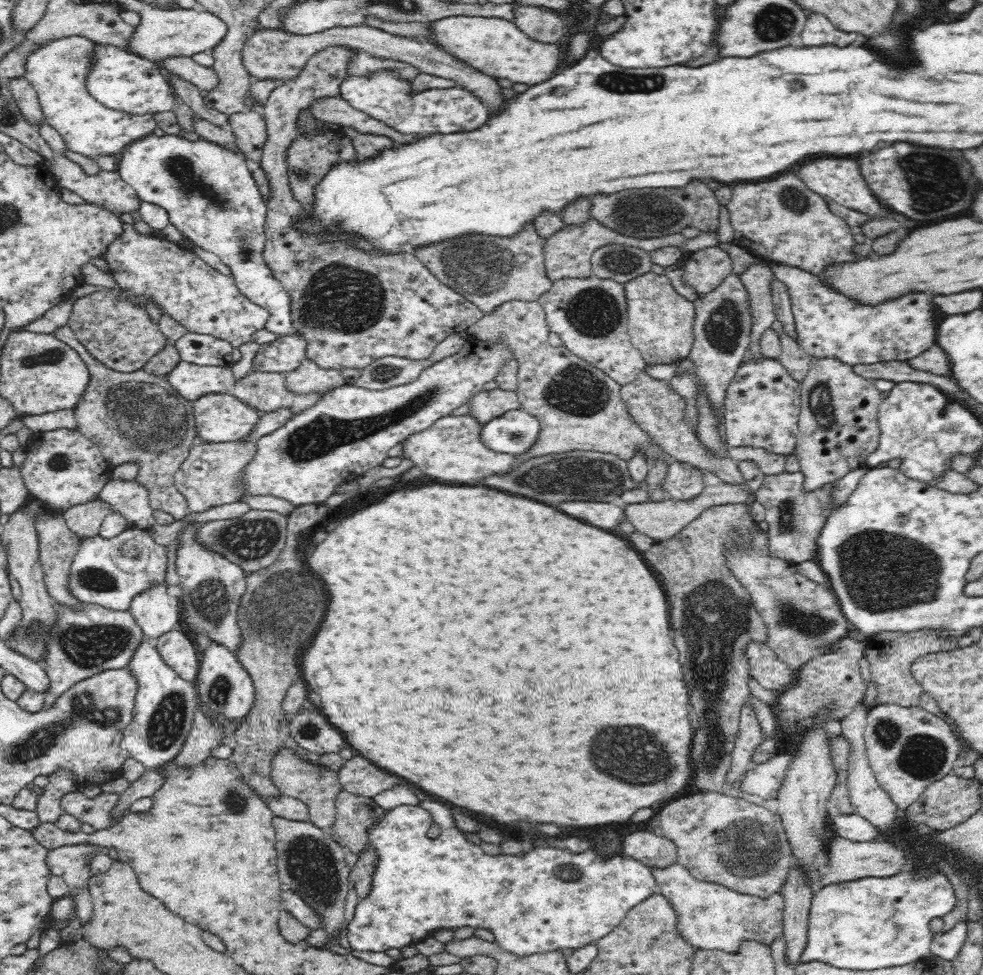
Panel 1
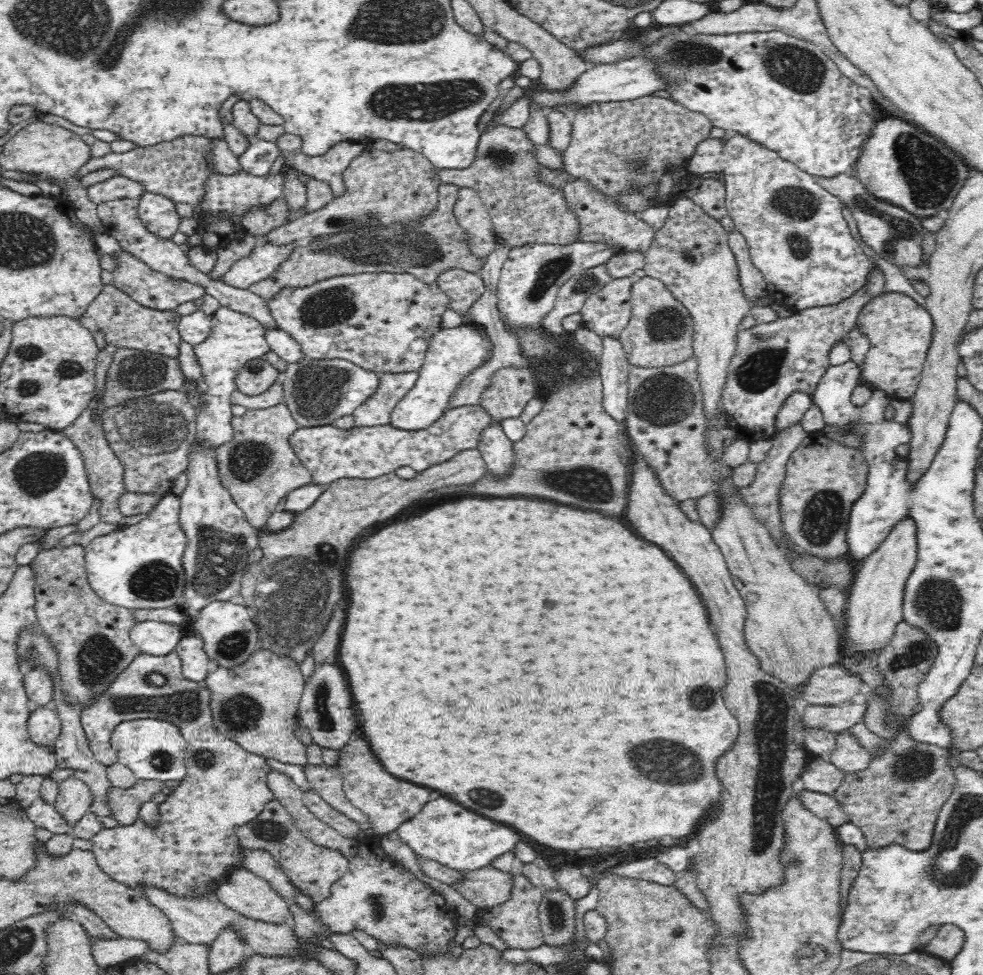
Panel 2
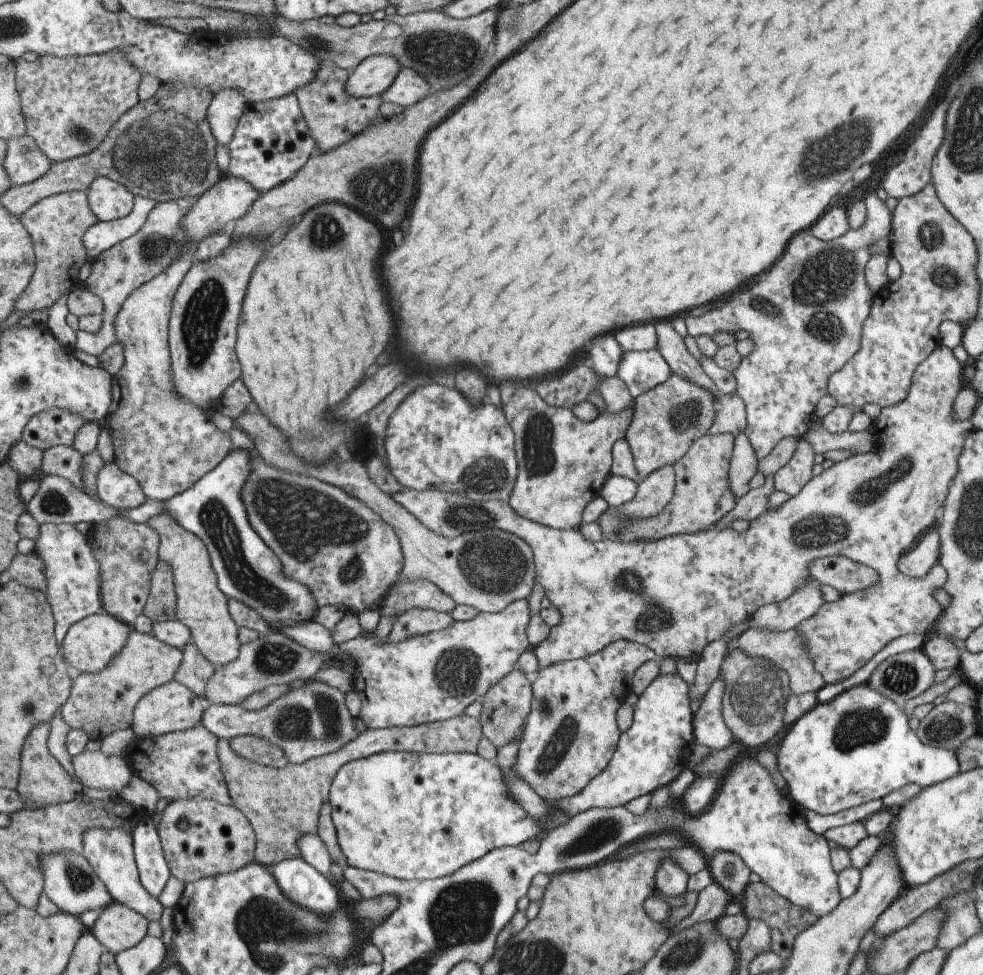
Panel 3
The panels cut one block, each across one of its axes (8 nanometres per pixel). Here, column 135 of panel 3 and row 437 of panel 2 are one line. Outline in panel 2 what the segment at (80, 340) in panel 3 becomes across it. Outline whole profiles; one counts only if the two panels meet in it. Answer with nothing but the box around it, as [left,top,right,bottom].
[213,402,313,529]

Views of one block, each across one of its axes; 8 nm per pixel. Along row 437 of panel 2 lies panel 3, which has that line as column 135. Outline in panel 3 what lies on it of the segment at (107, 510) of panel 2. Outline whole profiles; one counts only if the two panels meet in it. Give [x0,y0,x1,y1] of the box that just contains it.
[15,50,142,162]

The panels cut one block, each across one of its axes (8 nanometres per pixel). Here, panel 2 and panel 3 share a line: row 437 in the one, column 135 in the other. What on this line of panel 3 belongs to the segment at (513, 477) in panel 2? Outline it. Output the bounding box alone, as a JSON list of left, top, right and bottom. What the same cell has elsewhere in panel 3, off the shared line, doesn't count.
[85,516,158,628]

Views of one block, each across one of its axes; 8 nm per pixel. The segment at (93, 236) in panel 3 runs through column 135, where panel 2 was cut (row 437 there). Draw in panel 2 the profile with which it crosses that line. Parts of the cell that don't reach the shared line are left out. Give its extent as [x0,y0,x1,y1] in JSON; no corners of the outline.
[193,306,270,450]

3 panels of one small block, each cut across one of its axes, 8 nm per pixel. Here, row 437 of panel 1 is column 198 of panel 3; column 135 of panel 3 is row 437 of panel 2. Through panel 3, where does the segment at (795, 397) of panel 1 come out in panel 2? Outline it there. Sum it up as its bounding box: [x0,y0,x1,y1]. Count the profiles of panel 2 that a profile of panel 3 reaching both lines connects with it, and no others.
[722,266,885,442]

